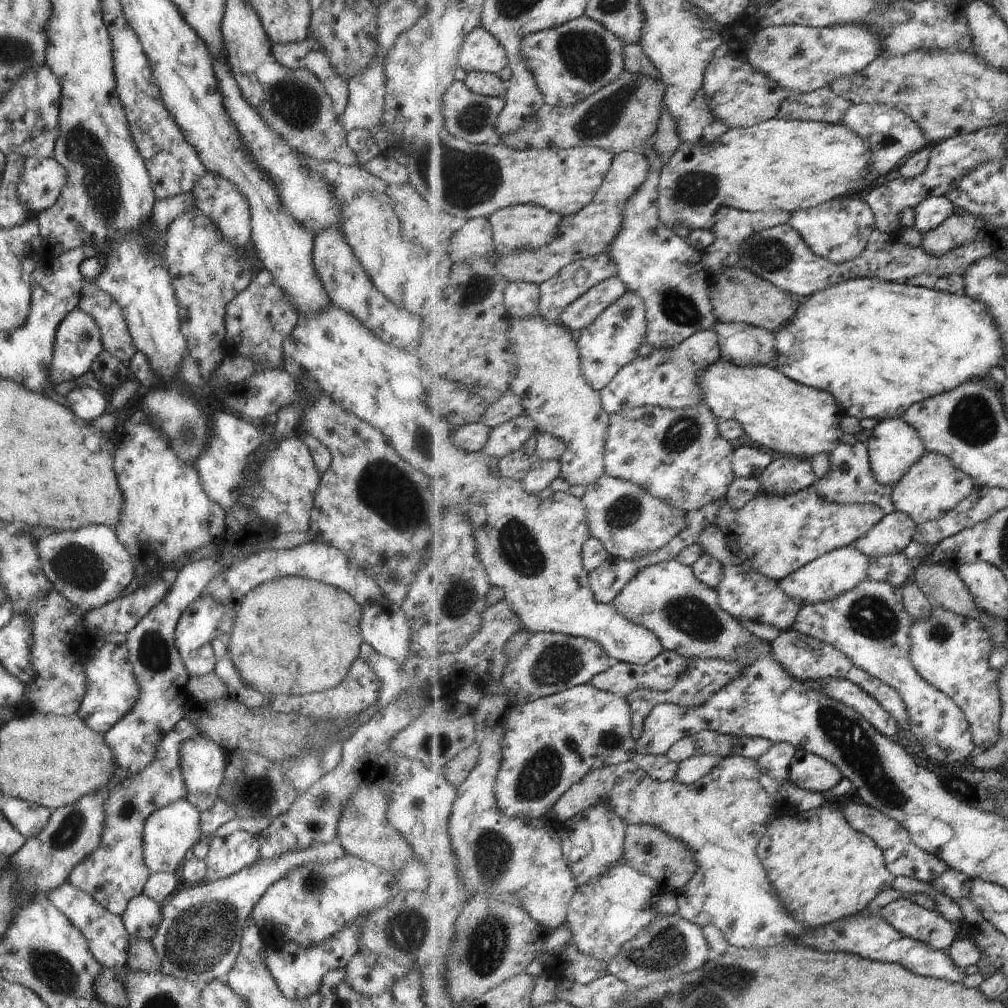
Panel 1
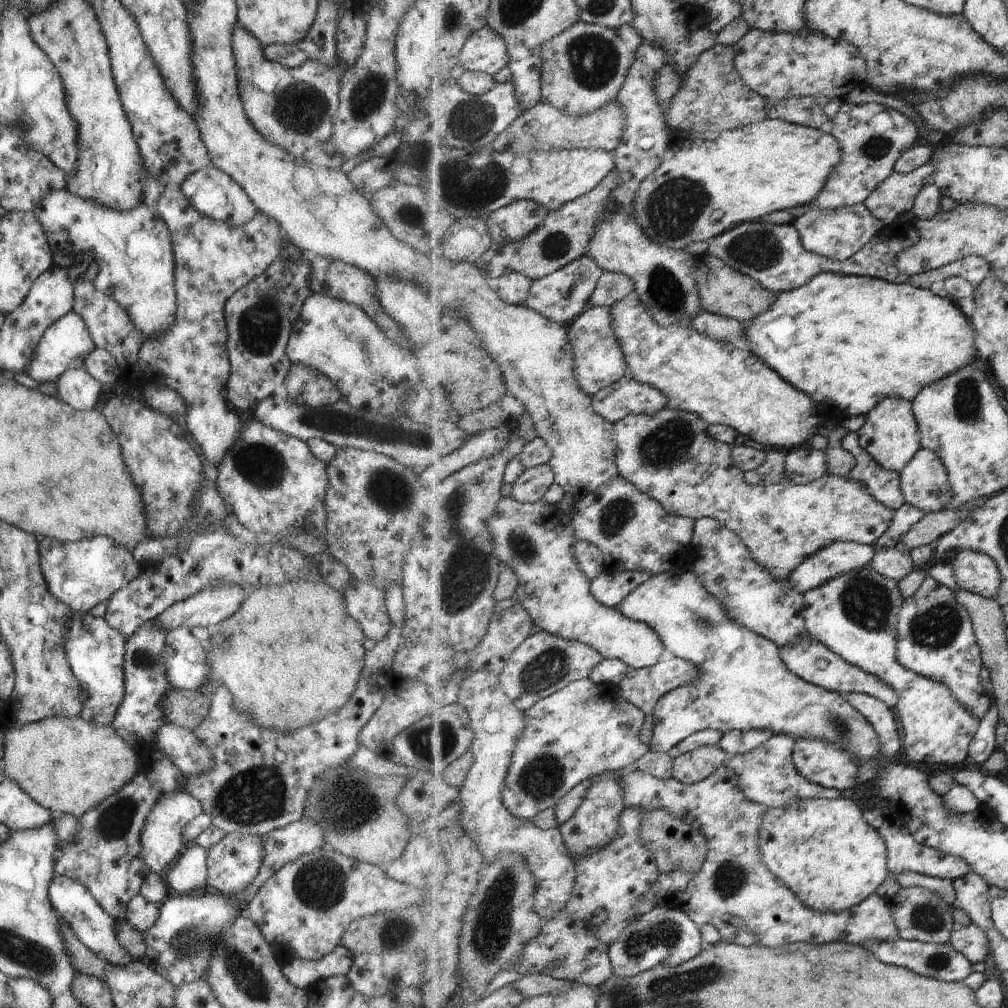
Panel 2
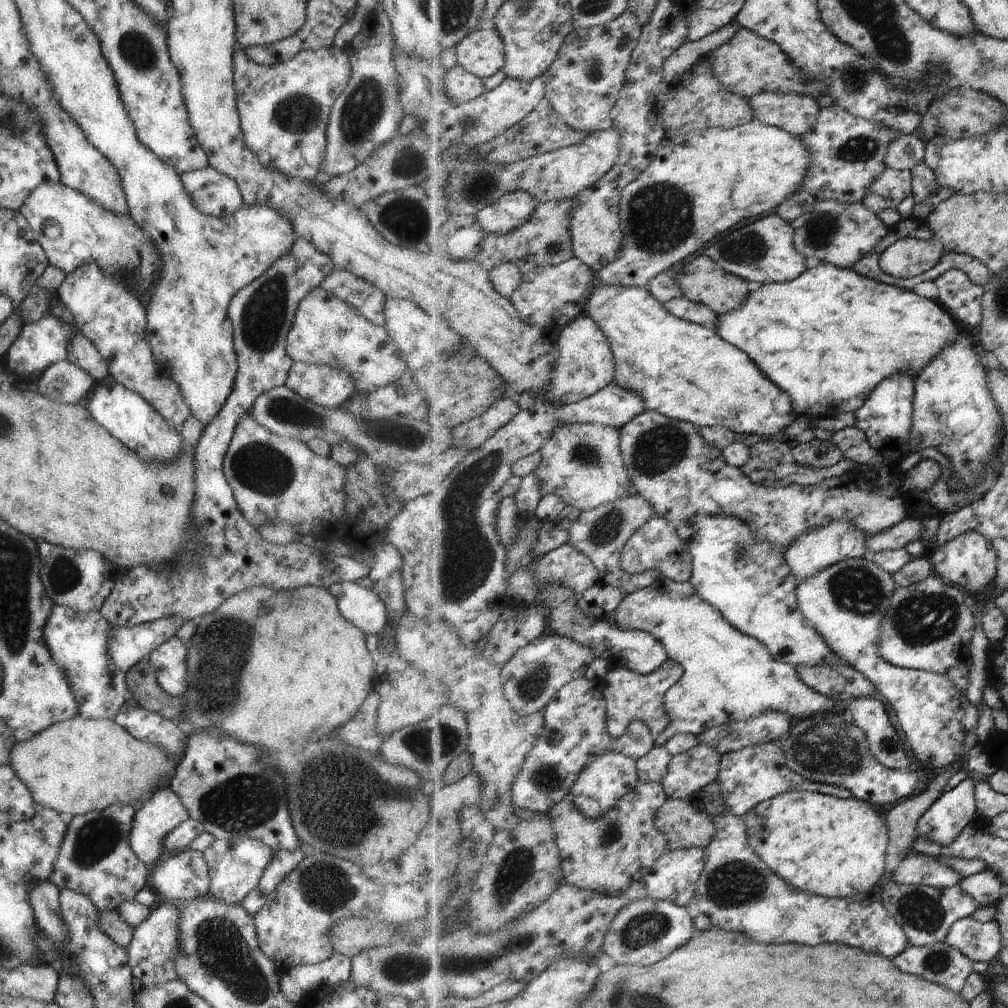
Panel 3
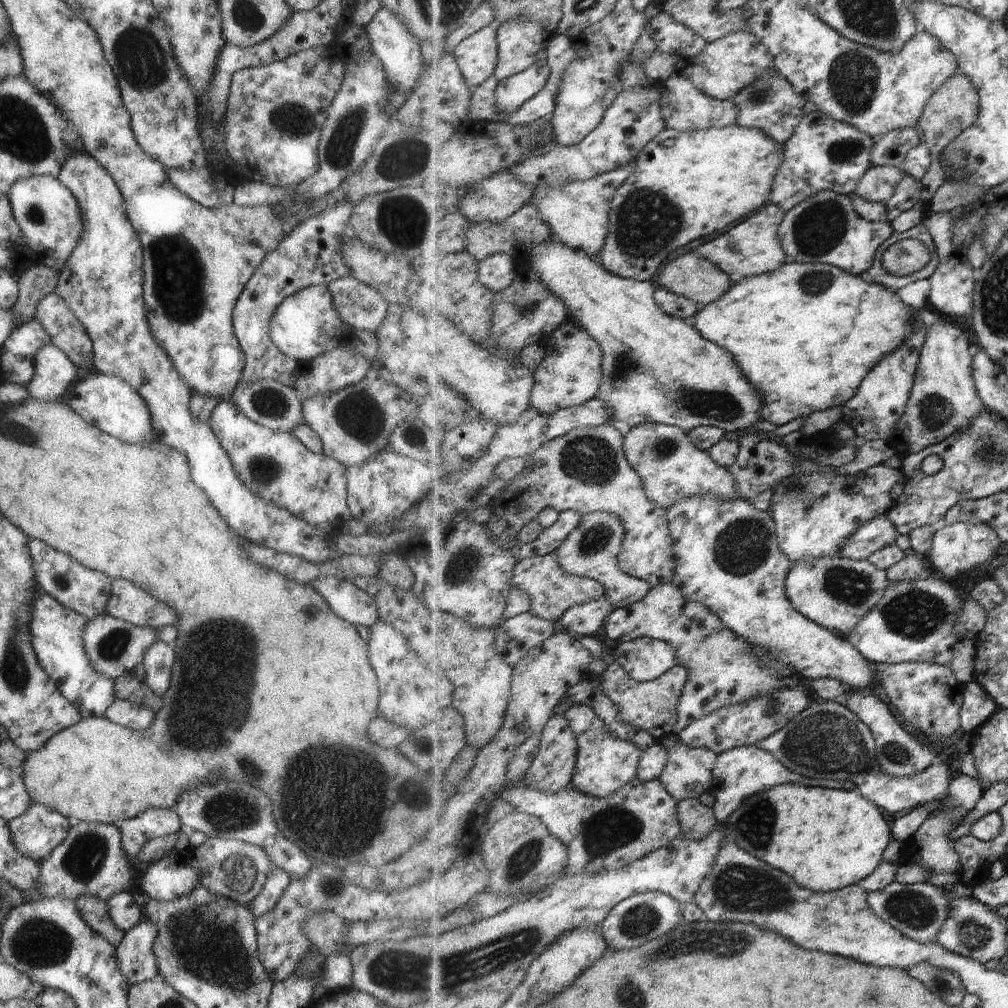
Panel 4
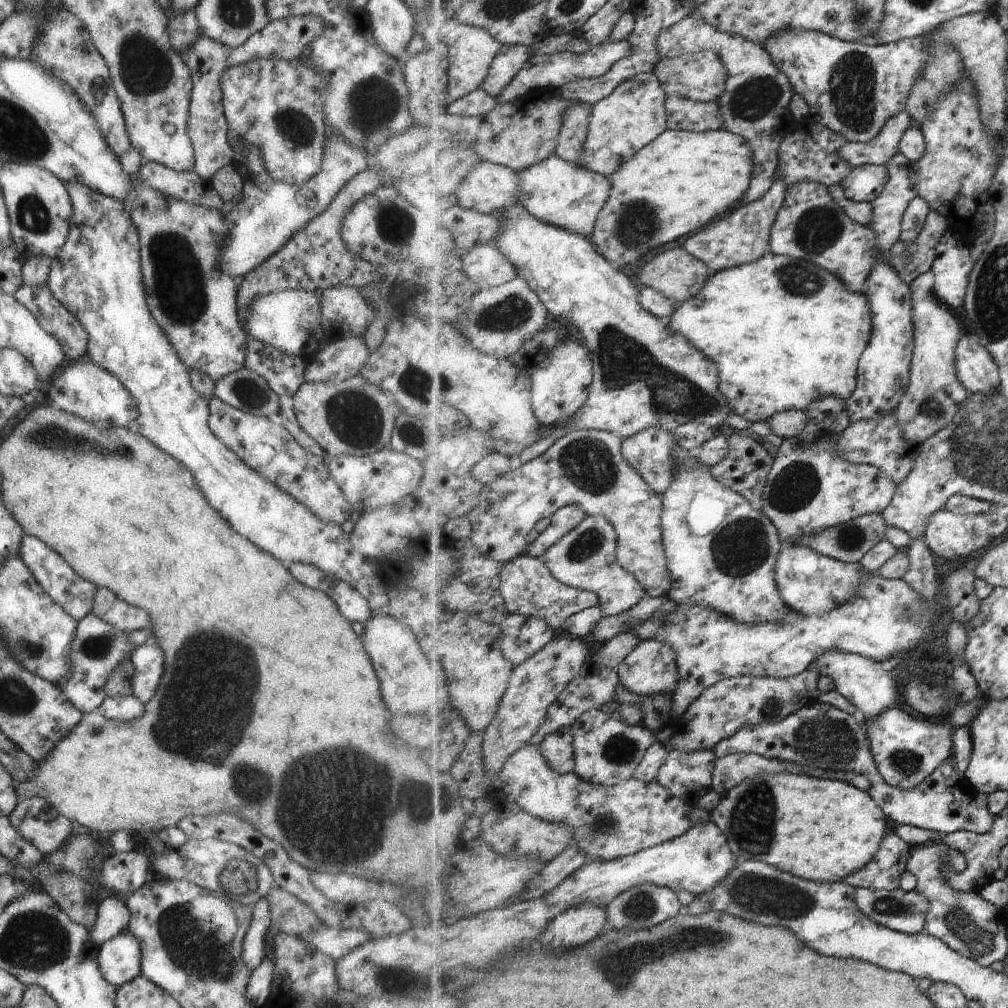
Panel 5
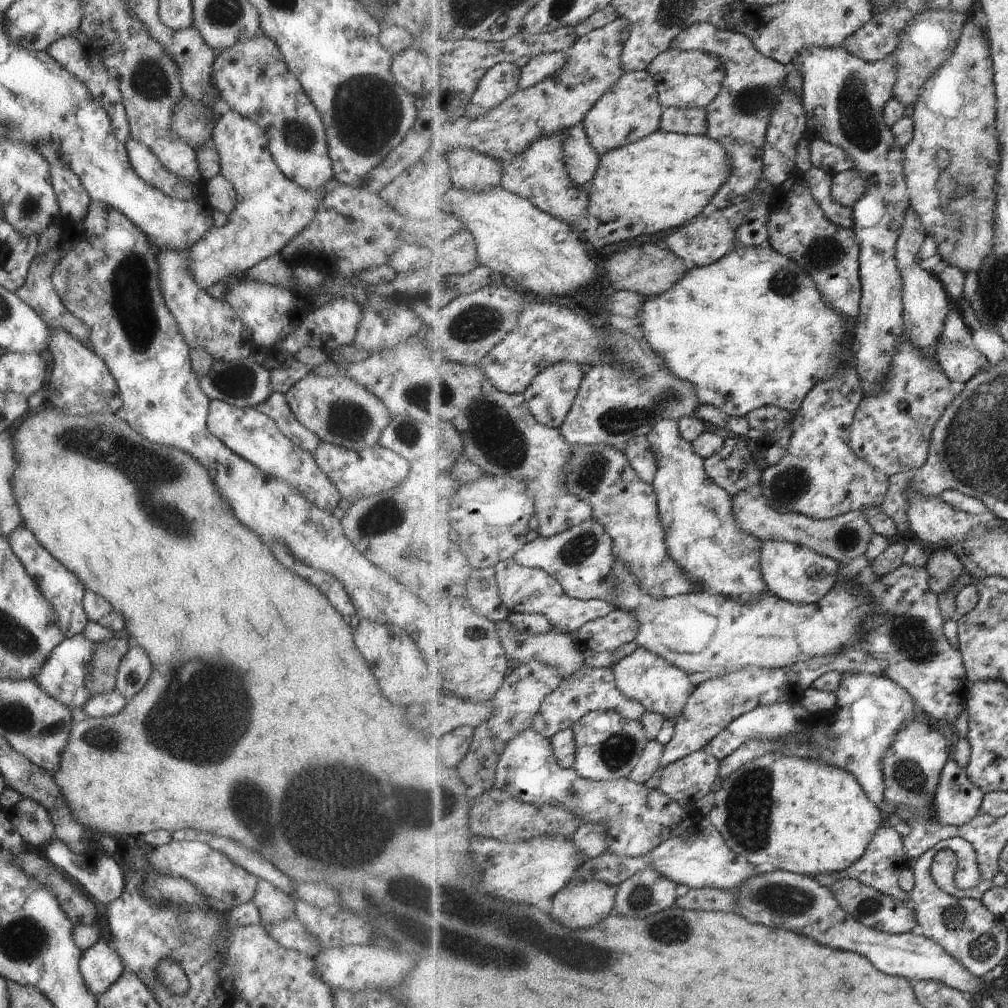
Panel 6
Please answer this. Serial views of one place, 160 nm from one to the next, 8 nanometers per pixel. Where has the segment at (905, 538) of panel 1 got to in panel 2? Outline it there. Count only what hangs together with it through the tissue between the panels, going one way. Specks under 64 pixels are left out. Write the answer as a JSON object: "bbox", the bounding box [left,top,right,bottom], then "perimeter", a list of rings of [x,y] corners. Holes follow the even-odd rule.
{"bbox":[873,503,926,549],"perimeter":[[[905,503],[896,510],[896,515],[893,517],[889,530],[880,539],[877,539],[873,546],[876,549],[895,548],[897,542],[901,542],[903,536],[925,515],[926,514],[920,508]]]}

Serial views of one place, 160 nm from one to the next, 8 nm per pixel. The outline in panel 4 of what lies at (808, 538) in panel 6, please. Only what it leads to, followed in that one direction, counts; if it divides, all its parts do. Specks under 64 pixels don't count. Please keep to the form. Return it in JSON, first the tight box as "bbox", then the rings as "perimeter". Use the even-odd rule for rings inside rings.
{"bbox":[841,516,901,561],"perimeter":[[[881,516],[864,524],[842,548],[841,557],[862,561],[877,551],[894,545],[901,536],[900,529],[889,518]]]}

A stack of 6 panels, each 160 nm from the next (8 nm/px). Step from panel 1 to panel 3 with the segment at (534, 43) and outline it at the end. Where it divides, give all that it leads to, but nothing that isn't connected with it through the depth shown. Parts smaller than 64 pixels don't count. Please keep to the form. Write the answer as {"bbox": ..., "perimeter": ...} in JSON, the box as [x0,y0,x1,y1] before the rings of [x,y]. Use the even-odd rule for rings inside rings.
{"bbox":[542,10,643,135],"perimeter":[[[628,10],[608,24],[587,29],[580,28],[579,30],[575,28],[574,32],[567,36],[551,70],[542,76],[543,82],[547,84],[547,103],[561,116],[565,124],[571,126],[573,130],[589,132],[591,135],[597,131],[599,124],[603,120],[612,118],[613,108],[616,107],[620,94],[624,90],[625,78],[629,64],[632,63],[633,52],[636,51],[637,46],[640,44],[643,28],[643,22],[631,10]]]}

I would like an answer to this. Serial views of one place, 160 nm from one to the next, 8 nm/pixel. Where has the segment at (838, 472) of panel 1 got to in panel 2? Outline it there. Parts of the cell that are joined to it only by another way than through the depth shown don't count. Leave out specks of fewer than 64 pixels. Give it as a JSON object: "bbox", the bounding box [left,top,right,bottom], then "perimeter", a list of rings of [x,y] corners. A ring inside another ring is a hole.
{"bbox":[841,432,906,510],"perimeter":[[[858,432],[845,435],[841,443],[843,448],[856,458],[856,466],[847,478],[863,483],[881,504],[893,510],[897,510],[906,503],[901,490],[900,473],[886,471],[881,467],[861,446]]]}

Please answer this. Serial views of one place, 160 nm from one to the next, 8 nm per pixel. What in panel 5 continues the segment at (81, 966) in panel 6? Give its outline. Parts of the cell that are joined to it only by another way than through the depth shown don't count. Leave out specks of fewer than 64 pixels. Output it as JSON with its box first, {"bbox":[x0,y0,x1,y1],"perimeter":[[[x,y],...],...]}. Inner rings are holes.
{"bbox":[96,932,140,987],"perimeter":[[[123,932],[98,946],[96,961],[103,978],[114,987],[140,974],[140,948],[133,935]]]}

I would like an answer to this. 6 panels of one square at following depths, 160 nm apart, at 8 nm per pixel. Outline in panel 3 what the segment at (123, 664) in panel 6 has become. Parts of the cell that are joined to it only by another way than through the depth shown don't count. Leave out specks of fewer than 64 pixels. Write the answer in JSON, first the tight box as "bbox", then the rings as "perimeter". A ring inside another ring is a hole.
{"bbox":[146,636,187,697],"perimeter":[[[175,636],[159,644],[146,658],[154,671],[157,686],[165,694],[181,697],[187,688],[185,643]]]}

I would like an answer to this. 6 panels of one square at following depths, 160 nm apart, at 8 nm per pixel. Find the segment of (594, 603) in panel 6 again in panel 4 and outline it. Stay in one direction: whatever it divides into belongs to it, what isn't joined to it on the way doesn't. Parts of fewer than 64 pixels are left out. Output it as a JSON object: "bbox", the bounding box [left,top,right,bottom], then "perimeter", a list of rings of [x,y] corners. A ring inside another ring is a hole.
{"bbox":[513,553,606,624],"perimeter":[[[555,553],[532,559],[520,559],[514,568],[513,578],[513,584],[517,584],[518,588],[526,590],[530,595],[531,611],[557,624],[569,608],[600,599],[606,594],[606,588],[600,582],[589,577],[566,573]]]}

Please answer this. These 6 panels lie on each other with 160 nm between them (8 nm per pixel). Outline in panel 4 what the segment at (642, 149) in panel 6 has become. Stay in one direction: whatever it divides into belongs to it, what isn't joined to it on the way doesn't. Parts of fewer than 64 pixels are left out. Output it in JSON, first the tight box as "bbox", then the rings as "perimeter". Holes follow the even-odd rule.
{"bbox":[599,124,784,281],"perimeter":[[[739,124],[725,128],[712,128],[704,131],[681,132],[675,129],[665,129],[660,132],[656,139],[653,139],[646,147],[639,152],[635,168],[632,175],[621,185],[617,190],[612,200],[612,208],[610,211],[610,227],[609,234],[606,238],[605,246],[599,254],[599,261],[603,266],[613,274],[626,279],[635,279],[638,281],[648,281],[659,274],[663,262],[677,250],[683,248],[687,244],[691,244],[697,238],[705,238],[711,236],[715,232],[721,232],[723,228],[735,224],[737,220],[745,218],[751,212],[757,213],[760,208],[769,204],[768,200],[772,195],[773,183],[777,173],[780,171],[781,165],[784,163],[784,144],[778,143],[774,138],[771,138],[766,132],[759,129],[744,127]]]}

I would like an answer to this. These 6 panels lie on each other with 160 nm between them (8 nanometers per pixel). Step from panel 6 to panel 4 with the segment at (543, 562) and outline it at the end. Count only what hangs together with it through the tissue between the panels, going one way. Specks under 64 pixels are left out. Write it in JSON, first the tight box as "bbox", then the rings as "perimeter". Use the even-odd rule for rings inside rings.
{"bbox":[555,511,653,608],"perimeter":[[[595,511],[593,514],[583,516],[580,526],[555,552],[566,573],[589,577],[600,582],[606,588],[606,595],[615,608],[631,607],[632,604],[639,603],[653,587],[645,579],[632,577],[620,568],[619,556],[625,535],[623,521],[617,515]]]}

